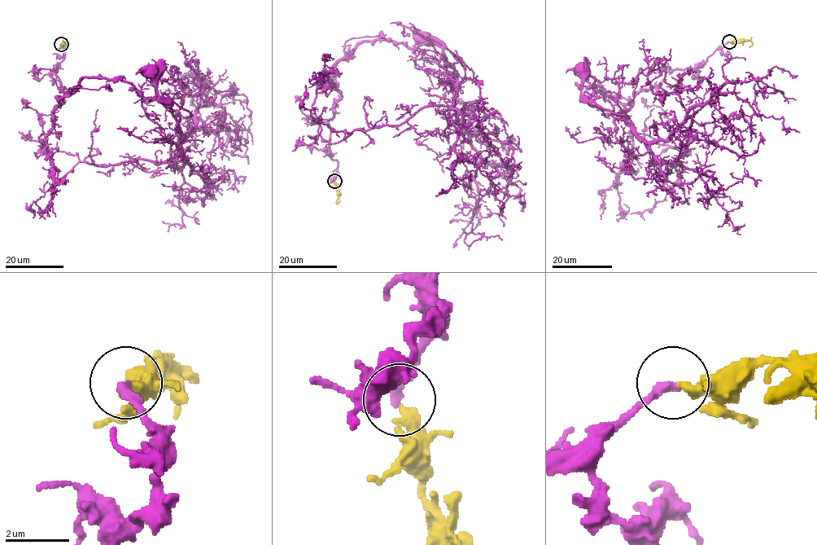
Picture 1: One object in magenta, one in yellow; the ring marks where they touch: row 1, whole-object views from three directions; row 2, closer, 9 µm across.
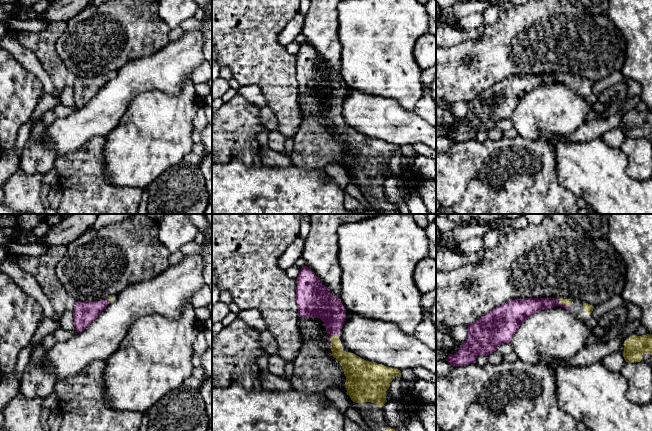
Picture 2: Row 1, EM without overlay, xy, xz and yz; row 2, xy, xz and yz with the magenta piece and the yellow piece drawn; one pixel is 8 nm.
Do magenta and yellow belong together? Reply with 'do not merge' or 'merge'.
merge

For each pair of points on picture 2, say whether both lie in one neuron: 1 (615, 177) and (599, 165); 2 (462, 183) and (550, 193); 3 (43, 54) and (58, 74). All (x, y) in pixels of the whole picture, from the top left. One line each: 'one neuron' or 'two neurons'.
1: one neuron
2: one neuron
3: one neuron

